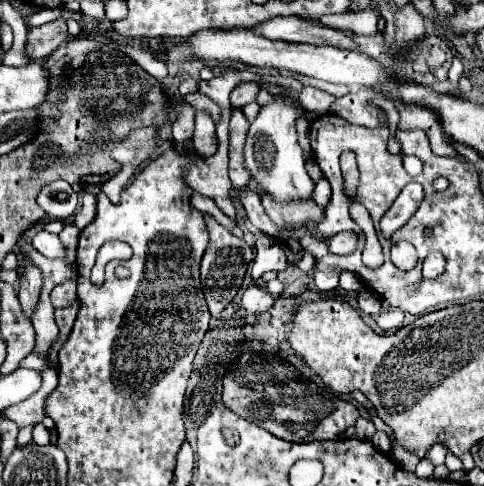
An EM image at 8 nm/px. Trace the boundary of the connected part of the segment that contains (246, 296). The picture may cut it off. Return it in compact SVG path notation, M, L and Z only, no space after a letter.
M251 287L251 289L247 289L247 291L243 293L241 303L243 303L243 307L245 307L249 313L255 313L255 315L267 313L267 311L271 311L273 305L275 305L273 297L271 297L265 289L261 289L261 287Z

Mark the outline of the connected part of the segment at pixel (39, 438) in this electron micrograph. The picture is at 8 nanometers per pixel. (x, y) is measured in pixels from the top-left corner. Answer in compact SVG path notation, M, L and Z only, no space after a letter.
M37 423L33 429L33 441L37 445L49 445L49 429L43 423Z

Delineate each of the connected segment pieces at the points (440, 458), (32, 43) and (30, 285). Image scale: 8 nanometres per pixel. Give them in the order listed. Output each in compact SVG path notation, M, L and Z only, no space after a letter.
M435 443L435 445L427 451L425 459L429 459L433 465L443 463L443 461L445 461L445 449L443 449L443 445L441 445L441 443Z
M63 19L33 27L27 33L27 55L29 59L45 59L55 51L67 37L67 23Z
M27 261L25 271L21 275L21 287L19 287L17 297L19 297L23 313L29 319L35 313L35 307L37 307L37 301L39 301L39 291L41 291L41 271L31 261Z

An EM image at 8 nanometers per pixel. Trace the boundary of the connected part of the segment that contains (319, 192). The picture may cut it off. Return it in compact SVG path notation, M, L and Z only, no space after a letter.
M321 177L321 179L317 181L315 191L313 191L313 199L315 199L315 203L317 203L321 209L325 209L325 207L329 205L329 199L331 199L331 185L329 185L329 181L327 181L325 177Z

